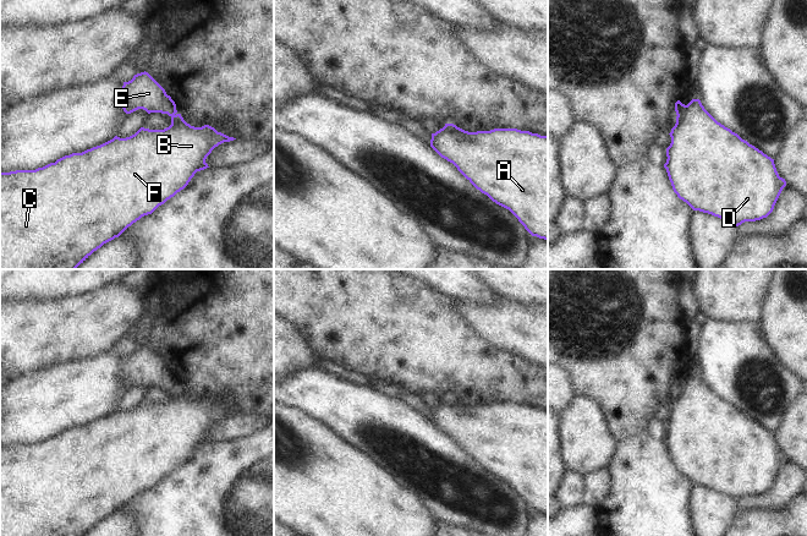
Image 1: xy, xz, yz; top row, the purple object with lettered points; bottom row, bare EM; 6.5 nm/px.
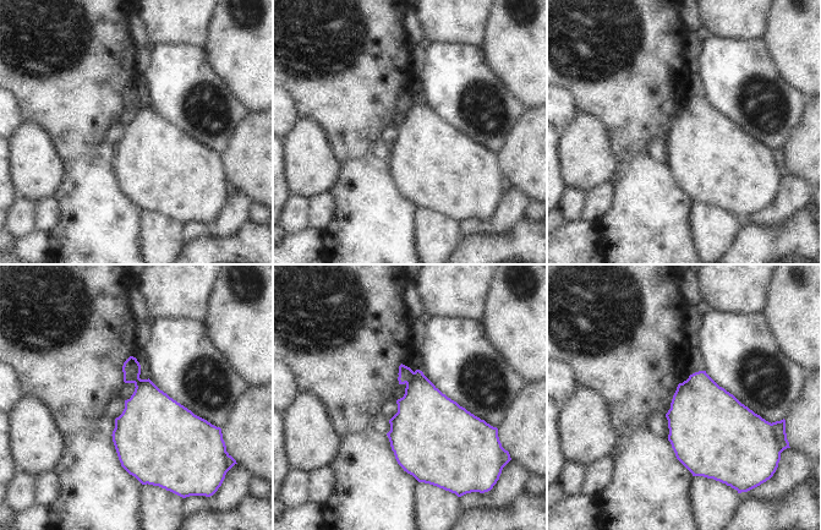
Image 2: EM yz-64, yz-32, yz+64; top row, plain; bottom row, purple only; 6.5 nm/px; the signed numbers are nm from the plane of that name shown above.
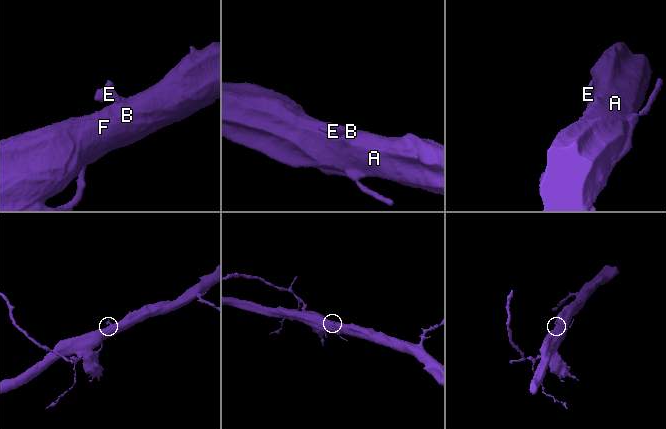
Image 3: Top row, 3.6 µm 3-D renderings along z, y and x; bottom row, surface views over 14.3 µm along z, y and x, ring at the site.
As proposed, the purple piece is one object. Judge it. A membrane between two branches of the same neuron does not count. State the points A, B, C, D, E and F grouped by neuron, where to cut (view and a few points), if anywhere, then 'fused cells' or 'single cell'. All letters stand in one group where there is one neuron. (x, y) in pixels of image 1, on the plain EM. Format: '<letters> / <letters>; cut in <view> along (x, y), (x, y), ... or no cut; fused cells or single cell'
A B C D F / E; cut in yz along (686, 379), (678, 390); fused cells

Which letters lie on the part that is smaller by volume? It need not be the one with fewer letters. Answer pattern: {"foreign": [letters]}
{"foreign": ["E"]}

